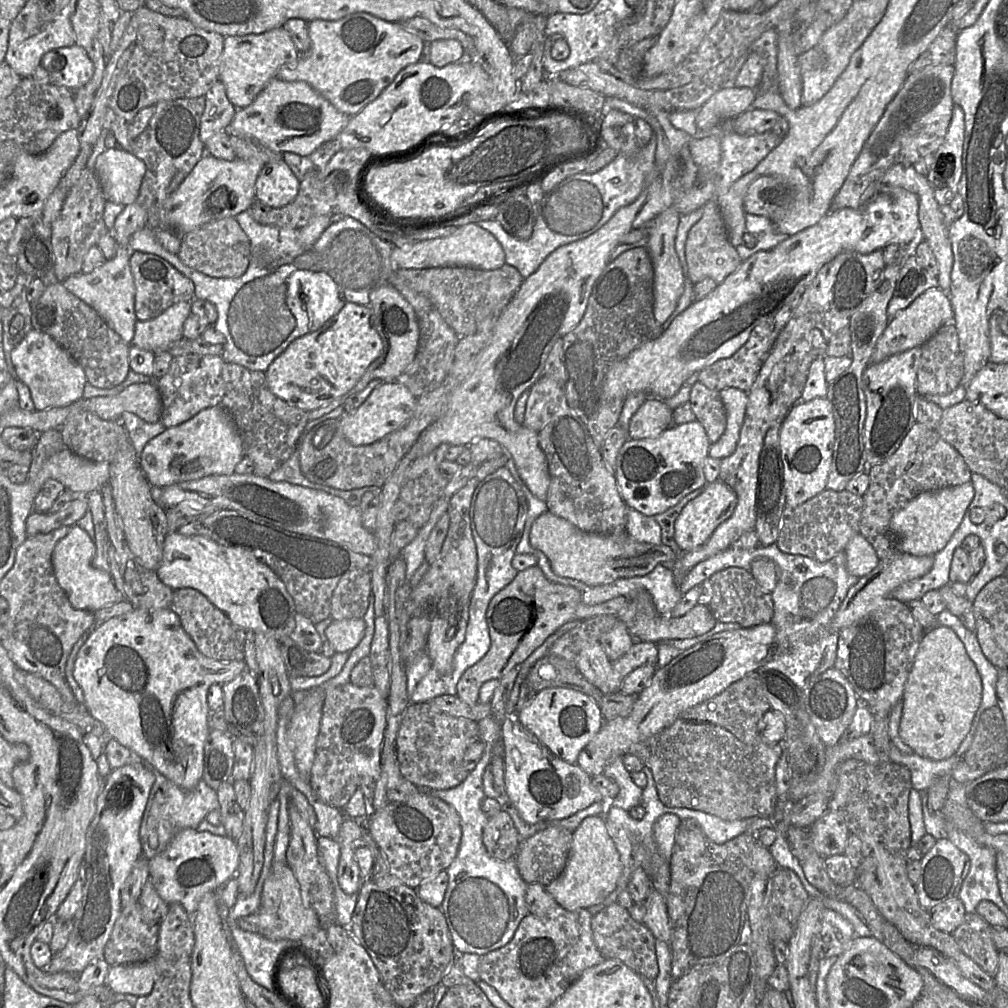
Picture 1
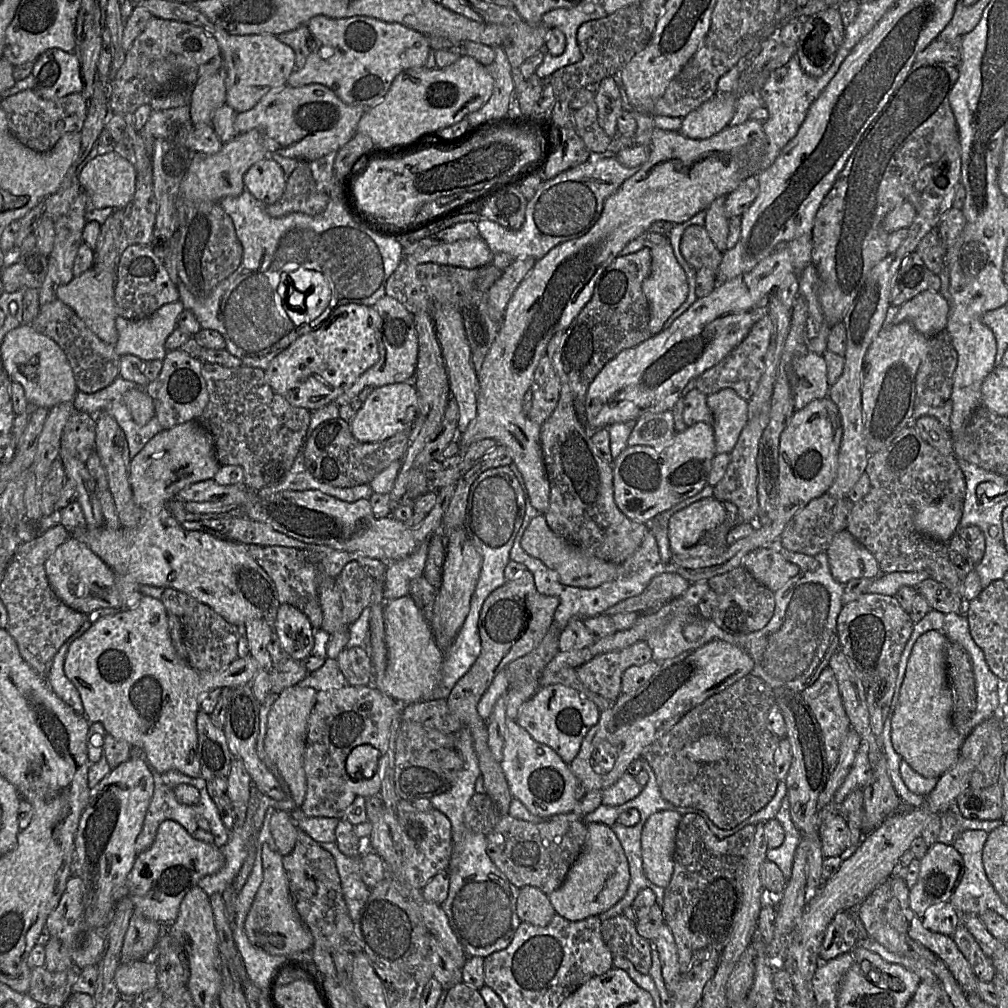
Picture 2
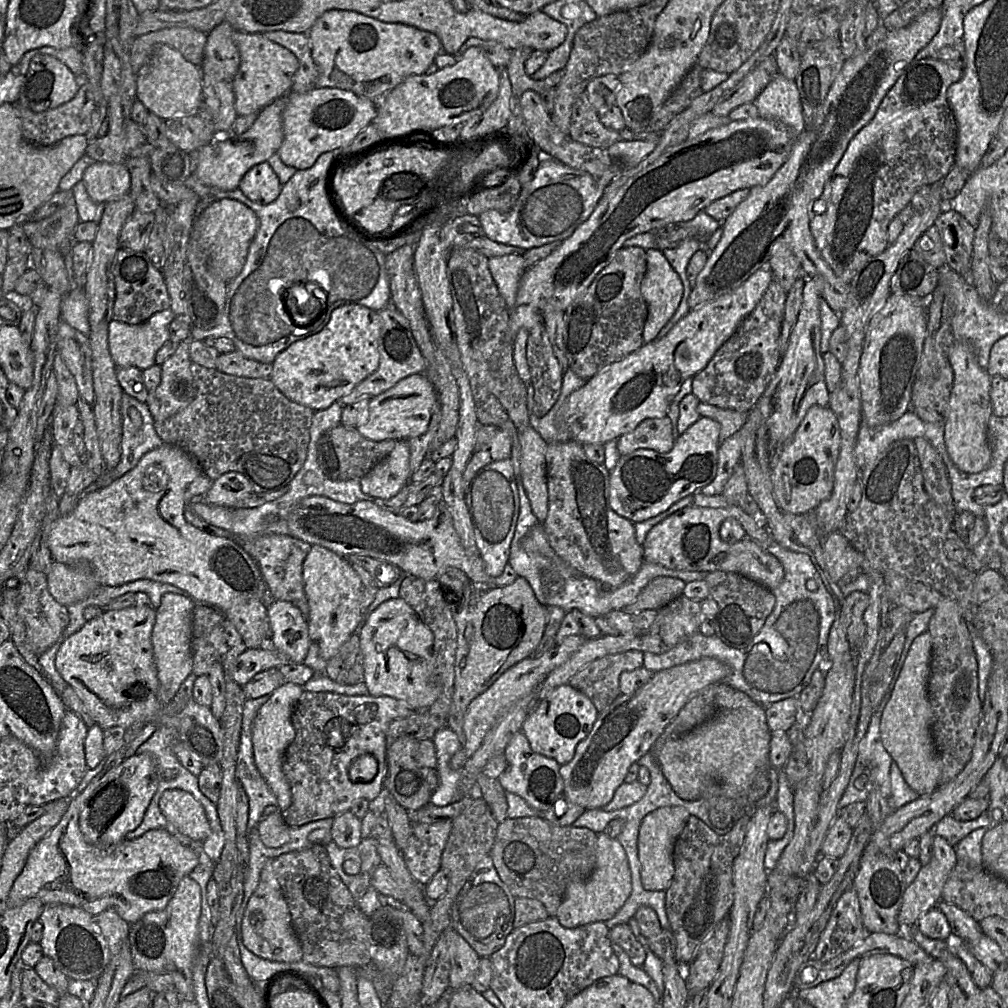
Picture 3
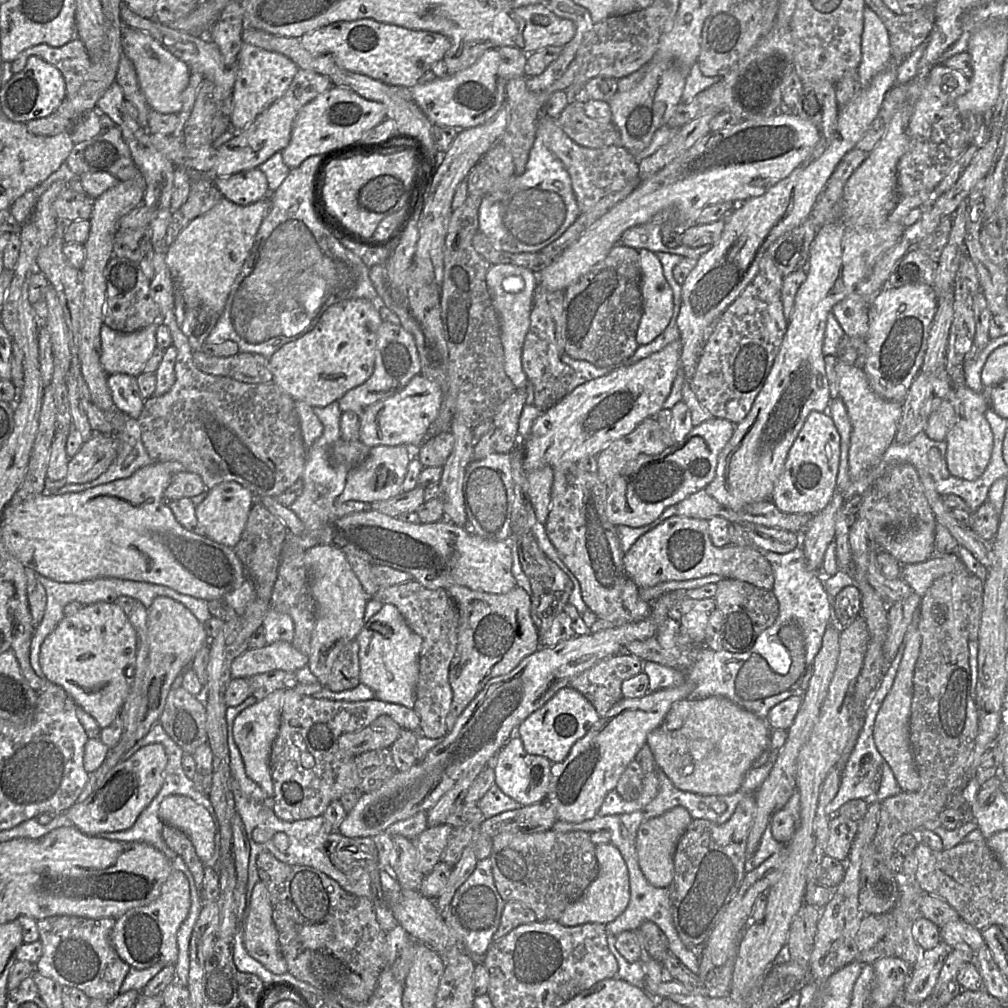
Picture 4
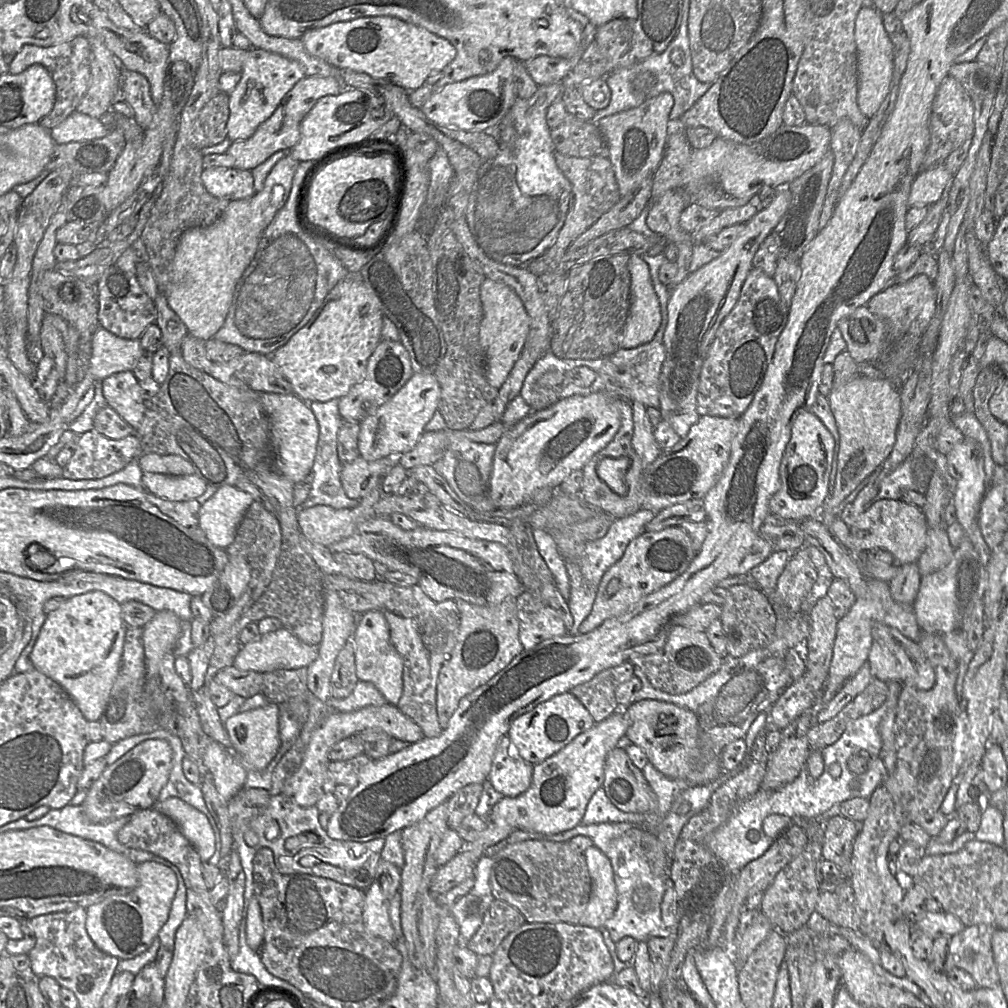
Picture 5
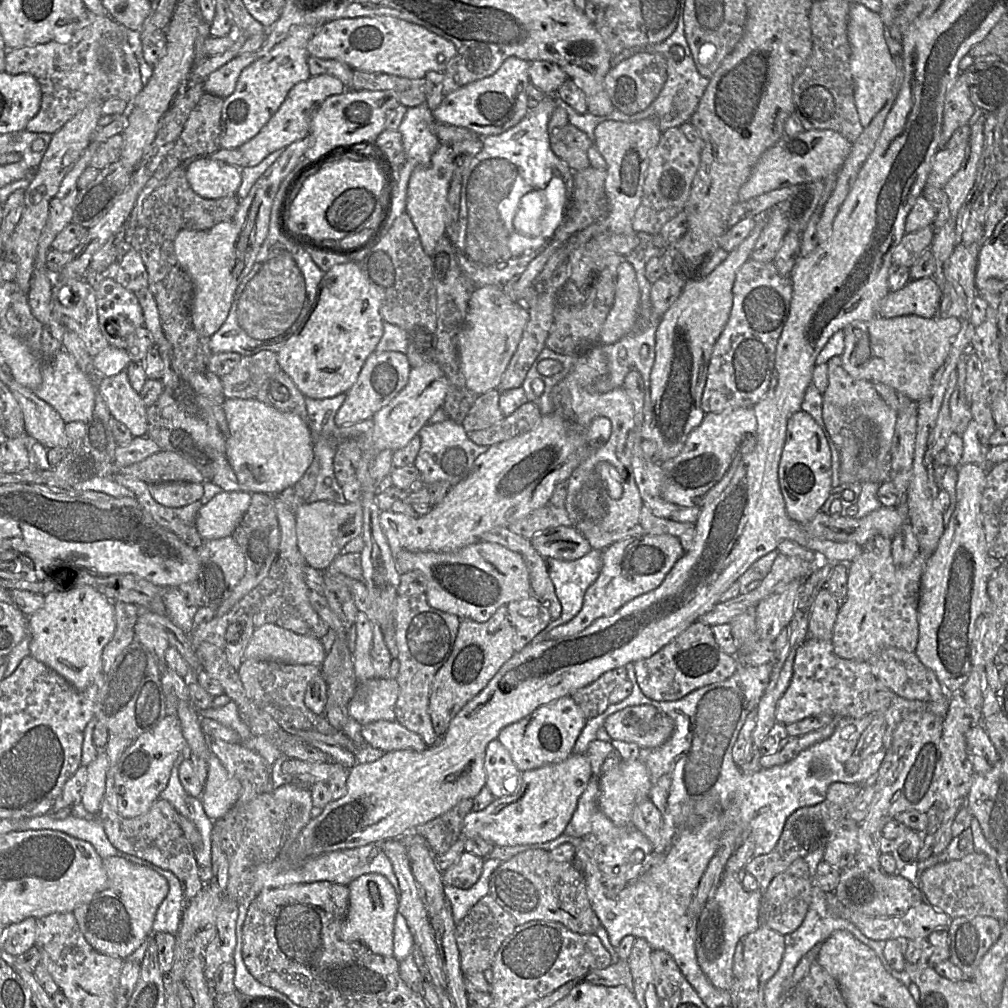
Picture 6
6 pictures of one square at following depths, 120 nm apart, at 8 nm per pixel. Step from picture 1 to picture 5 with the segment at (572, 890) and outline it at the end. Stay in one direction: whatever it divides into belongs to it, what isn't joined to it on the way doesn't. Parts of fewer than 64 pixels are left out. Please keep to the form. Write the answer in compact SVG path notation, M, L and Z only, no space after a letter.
M592 846L583 852L592 881L589 903L579 924L601 928L617 909L617 890L614 872L609 858Z

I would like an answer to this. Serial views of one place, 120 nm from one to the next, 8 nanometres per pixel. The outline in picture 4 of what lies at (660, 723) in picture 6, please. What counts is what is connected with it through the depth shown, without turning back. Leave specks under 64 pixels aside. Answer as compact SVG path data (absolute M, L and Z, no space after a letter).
M710 696L701 699L684 699L675 702L661 724L647 735L646 745L650 748L657 768L671 781L679 790L703 796L731 795L737 792L742 784L745 774L751 768L753 762L769 748L771 730L766 719L761 719L754 713L745 710L732 701L721 696Z

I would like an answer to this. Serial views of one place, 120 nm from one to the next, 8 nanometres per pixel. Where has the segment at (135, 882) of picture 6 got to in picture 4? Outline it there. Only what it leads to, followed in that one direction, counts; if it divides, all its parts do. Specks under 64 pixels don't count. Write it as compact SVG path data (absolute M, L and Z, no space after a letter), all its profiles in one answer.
M173 869L160 895L147 905L128 910L116 918L110 941L123 961L136 969L160 962L175 965L178 959L177 933L191 907L190 882L183 872Z

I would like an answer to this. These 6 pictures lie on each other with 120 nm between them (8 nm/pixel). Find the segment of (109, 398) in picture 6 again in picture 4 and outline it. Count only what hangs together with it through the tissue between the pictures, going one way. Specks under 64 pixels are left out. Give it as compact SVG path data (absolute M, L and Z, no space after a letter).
M115 373L108 376L108 386L116 408L128 417L138 419L145 399L141 395L137 377Z

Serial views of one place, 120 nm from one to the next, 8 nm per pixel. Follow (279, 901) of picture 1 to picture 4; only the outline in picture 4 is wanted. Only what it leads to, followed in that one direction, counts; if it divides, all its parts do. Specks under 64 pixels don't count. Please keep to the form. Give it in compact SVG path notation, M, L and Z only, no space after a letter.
M260 880L255 885L244 930L248 953L276 974L287 972L286 961L279 947L279 935L273 920L270 894Z

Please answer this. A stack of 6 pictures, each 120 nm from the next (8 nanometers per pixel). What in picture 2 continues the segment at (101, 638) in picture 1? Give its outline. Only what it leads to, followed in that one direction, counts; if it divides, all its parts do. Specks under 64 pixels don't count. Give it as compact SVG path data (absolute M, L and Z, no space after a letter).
M143 595L133 608L100 618L71 643L65 655L64 673L78 690L83 715L89 722L100 722L106 734L140 748L145 760L157 772L177 770L190 777L201 777L197 756L196 716L202 696L215 688L230 688L252 683L258 665L251 656L237 657L226 668L216 672L194 669L178 655L169 634L168 613L161 600Z

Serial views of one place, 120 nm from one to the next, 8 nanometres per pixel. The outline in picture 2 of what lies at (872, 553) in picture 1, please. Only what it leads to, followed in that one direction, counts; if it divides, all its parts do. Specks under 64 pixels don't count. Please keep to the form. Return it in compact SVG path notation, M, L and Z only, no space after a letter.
M849 531L838 532L825 552L833 578L846 584L855 578L876 578L880 575L878 561Z

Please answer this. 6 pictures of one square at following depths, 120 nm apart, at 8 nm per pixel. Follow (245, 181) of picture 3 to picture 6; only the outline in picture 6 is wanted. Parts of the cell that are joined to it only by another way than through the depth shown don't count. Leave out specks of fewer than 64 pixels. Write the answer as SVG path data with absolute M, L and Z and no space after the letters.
M201 157L186 166L186 177L192 190L205 199L235 196L242 182L238 167Z

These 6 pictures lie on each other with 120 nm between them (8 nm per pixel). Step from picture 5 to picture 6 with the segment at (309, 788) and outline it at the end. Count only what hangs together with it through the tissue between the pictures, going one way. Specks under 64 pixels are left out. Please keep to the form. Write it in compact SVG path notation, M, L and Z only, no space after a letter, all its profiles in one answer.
M378 720L363 725L361 735L366 745L385 753L395 750L421 752L428 747L420 735L408 730L397 721Z

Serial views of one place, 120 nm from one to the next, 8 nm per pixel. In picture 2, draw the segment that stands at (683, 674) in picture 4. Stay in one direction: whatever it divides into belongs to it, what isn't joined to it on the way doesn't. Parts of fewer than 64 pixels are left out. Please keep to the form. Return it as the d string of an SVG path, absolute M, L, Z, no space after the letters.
M779 539L774 540L769 548L797 565L799 571L774 592L773 616L765 627L749 634L731 634L719 628L712 619L702 620L703 635L696 641L687 641L683 636L685 626L701 621L696 608L695 613L676 616L661 631L650 634L646 642L652 650L652 660L661 663L712 640L723 640L747 652L754 660L751 674L763 679L772 689L785 686L802 692L810 687L839 648L837 618L844 606L844 585L833 578L825 552L813 556L792 552L784 548Z

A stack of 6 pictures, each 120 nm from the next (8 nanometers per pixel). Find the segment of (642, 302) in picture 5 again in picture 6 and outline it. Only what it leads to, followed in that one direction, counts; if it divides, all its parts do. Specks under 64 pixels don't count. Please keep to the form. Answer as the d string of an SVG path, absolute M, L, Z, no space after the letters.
M624 260L618 267L614 302L602 327L600 344L613 344L635 328L639 302L640 291L635 269Z

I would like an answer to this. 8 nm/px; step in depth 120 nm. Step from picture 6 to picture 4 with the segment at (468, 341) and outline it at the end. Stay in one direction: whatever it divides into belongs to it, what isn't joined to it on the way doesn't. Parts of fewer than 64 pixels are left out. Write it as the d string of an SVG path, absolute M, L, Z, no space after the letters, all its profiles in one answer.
M511 264L491 265L486 274L487 289L500 321L504 370L516 388L526 388L528 384L528 378L522 366L522 349L530 327L534 291L538 283L537 273Z

